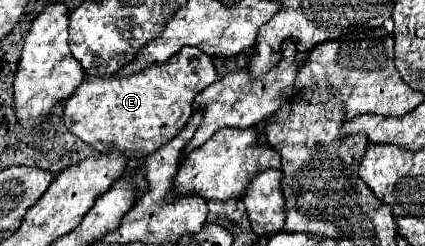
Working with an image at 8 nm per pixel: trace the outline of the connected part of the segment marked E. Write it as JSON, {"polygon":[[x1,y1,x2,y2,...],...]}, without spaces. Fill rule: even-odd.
{"polygon":[[183,46,167,64,153,64,131,76,93,76,65,100,63,122,67,130,91,144,97,152,119,150,141,160,167,144,191,118,193,100,217,80,211,56,199,48]]}

